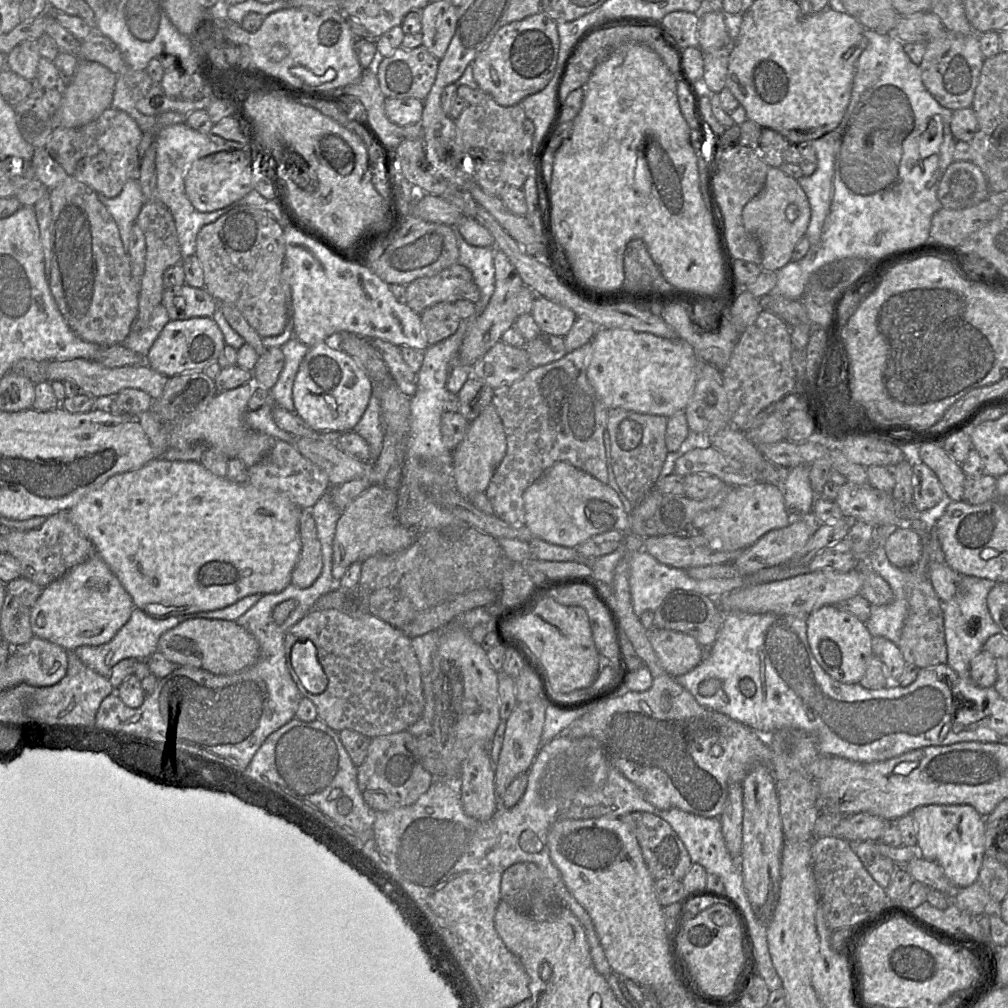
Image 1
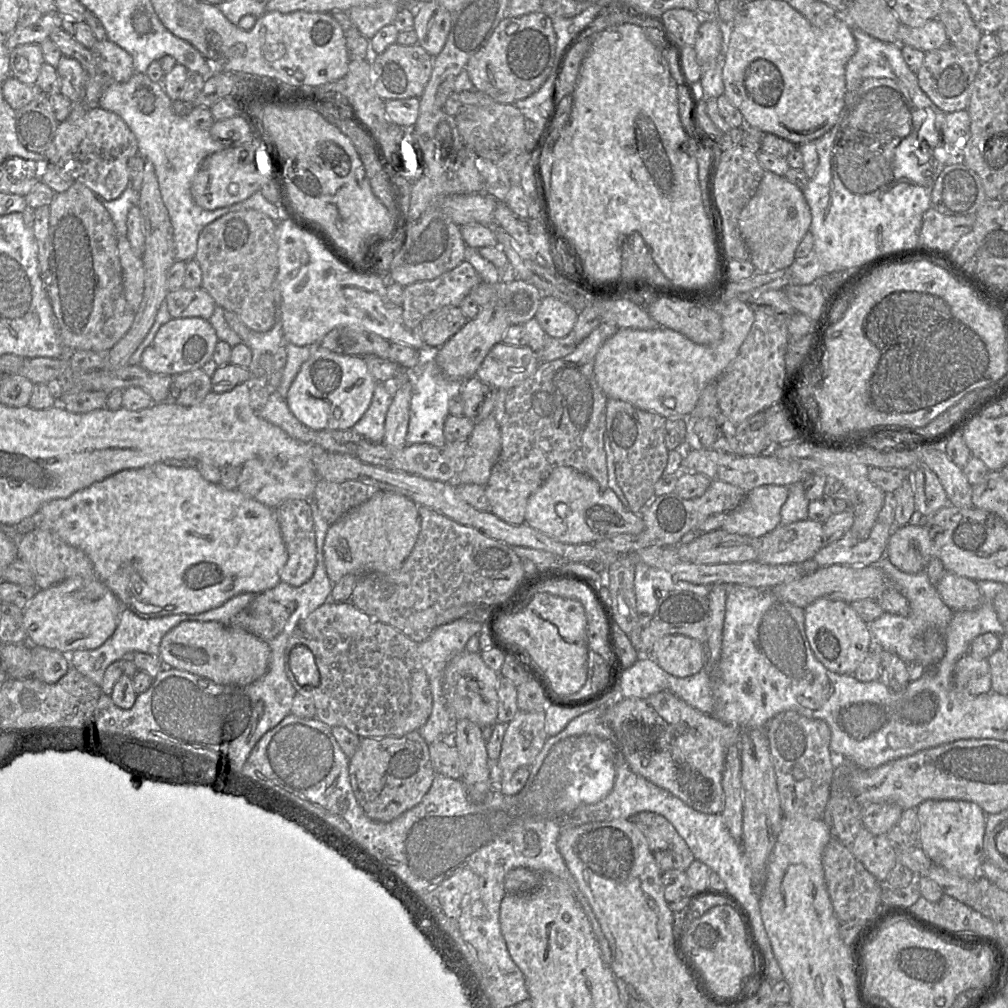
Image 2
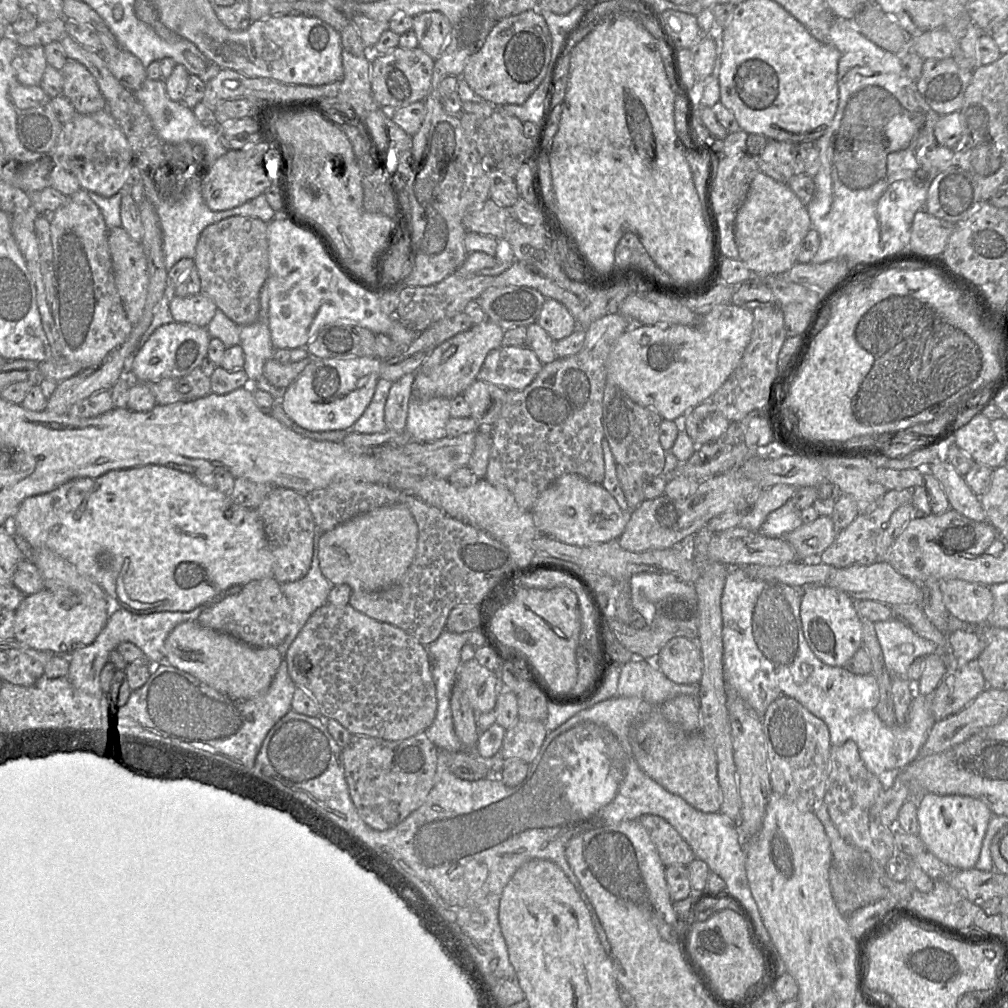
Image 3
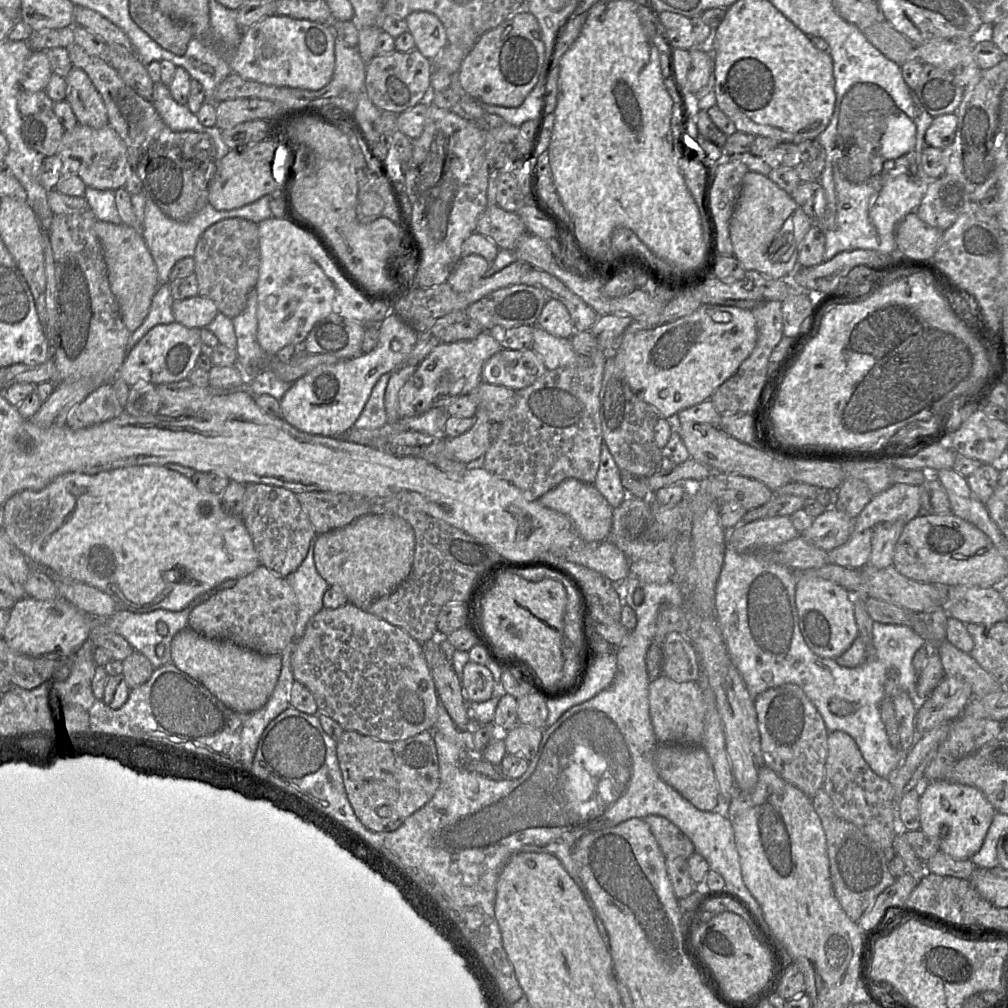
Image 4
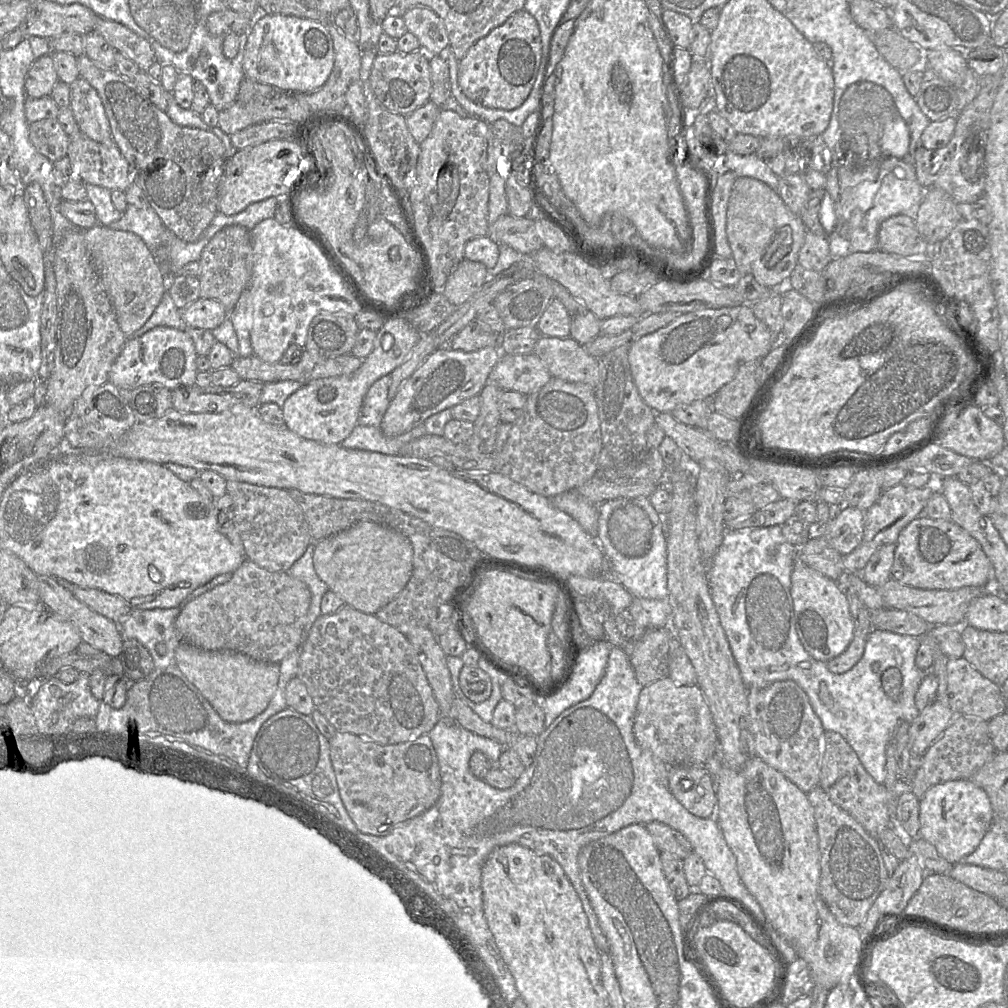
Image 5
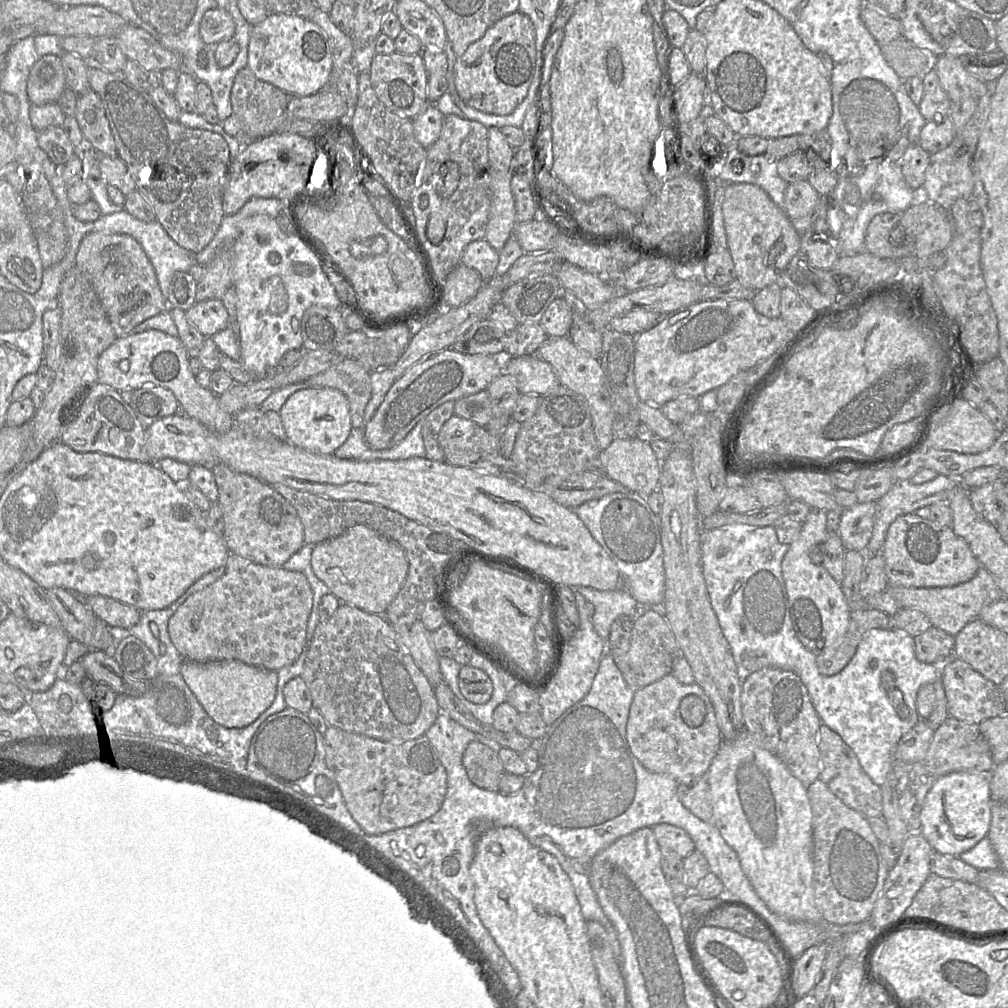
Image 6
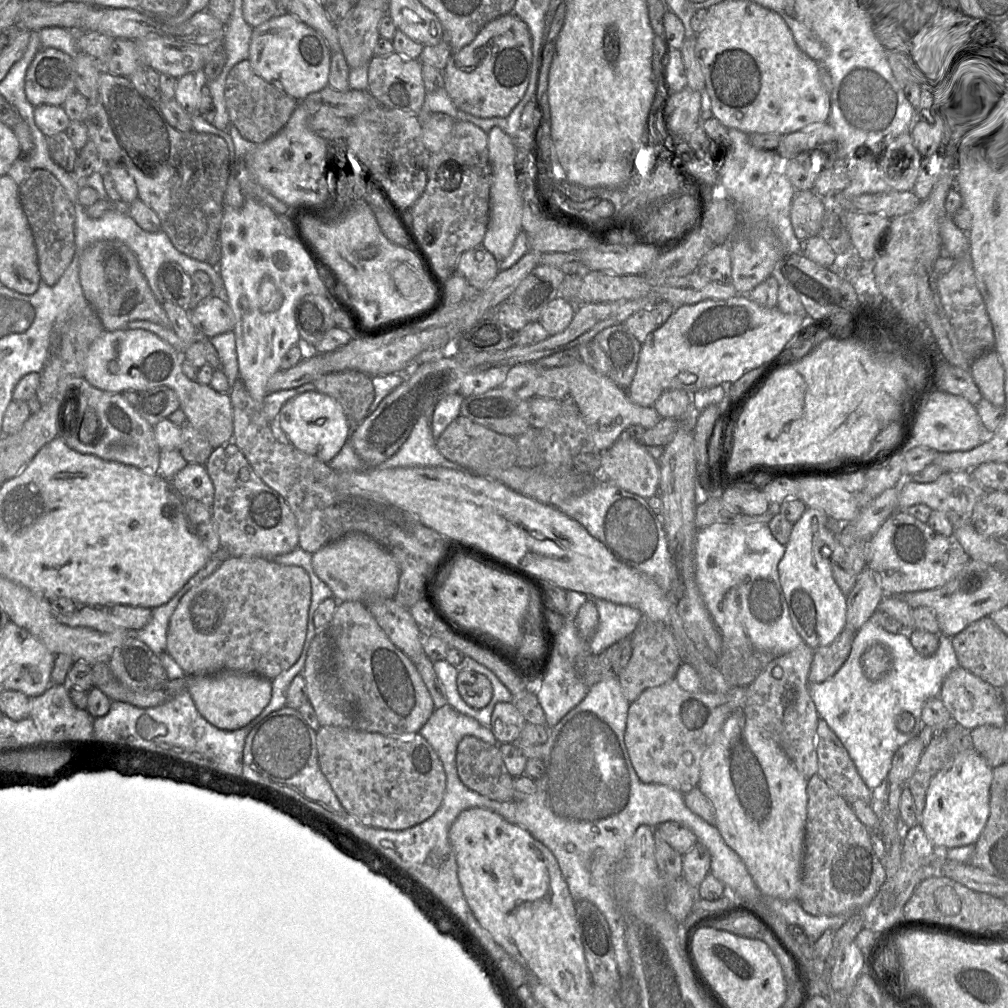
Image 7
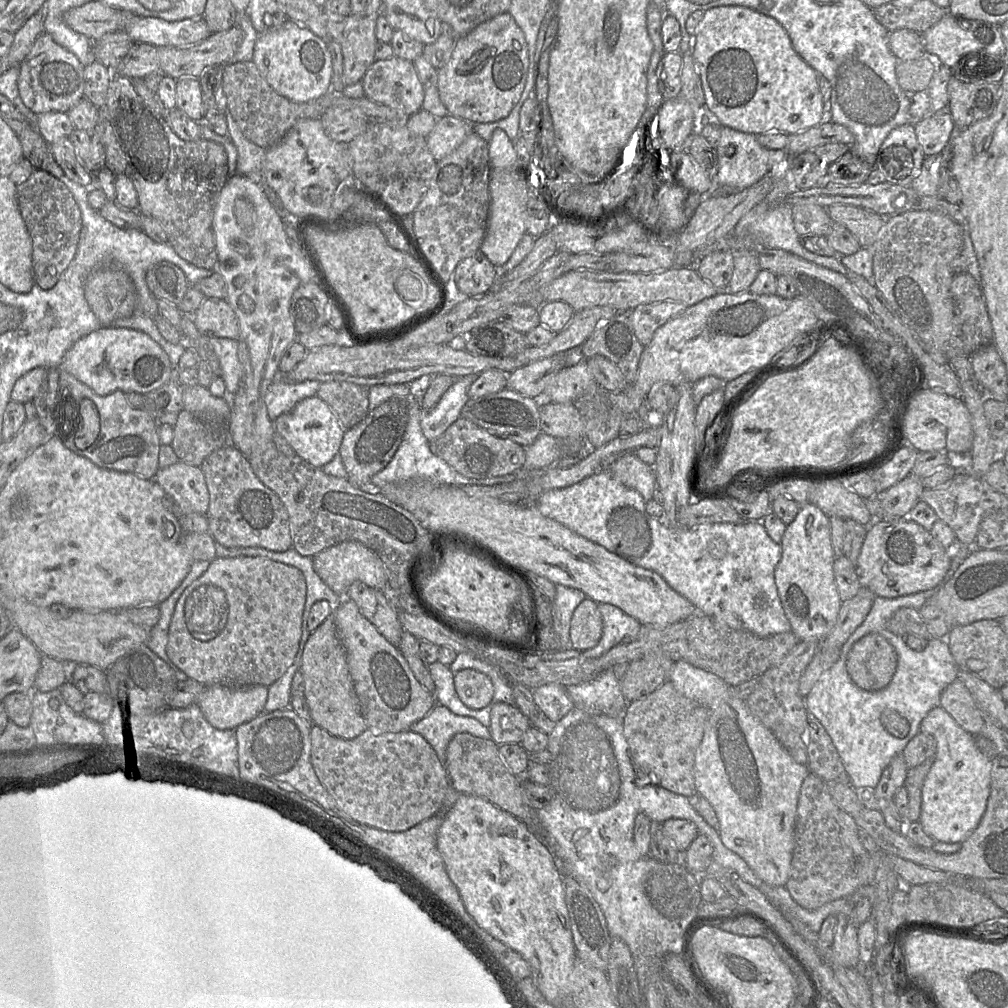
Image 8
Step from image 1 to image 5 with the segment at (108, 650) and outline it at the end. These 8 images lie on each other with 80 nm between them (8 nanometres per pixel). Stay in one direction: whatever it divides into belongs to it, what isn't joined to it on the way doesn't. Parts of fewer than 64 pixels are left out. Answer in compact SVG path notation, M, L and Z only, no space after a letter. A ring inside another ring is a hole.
M227 572L220 575L215 576L213 579L208 581L207 583L198 586L194 589L180 604L176 607L171 608L154 608L147 610L137 610L131 609L131 611L124 617L122 617L118 621L119 629L121 630L124 638L127 639L136 639L143 646L147 648L150 652L154 666L156 669L166 668L171 665L176 665L175 662L175 650L178 647L179 643L182 641L181 636L175 629L175 619L179 615L180 611L184 608L184 606L189 603L194 598L202 595L203 593L213 589L215 586L228 582L232 578L232 573ZM159 643L165 643L166 645L166 653L164 655L160 655L156 646ZM80 672L72 683L64 683L57 677L40 681L30 697L30 704L40 733L60 733L72 730L72 724L80 717L95 718L99 709L99 700L91 693L90 674Z

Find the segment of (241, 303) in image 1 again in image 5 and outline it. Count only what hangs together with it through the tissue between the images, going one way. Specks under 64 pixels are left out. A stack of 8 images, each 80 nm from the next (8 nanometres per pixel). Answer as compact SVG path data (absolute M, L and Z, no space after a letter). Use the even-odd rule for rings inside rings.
M228 226L217 232L204 247L199 260L200 298L219 301L227 312L237 304L247 288L253 268L250 231L243 226Z

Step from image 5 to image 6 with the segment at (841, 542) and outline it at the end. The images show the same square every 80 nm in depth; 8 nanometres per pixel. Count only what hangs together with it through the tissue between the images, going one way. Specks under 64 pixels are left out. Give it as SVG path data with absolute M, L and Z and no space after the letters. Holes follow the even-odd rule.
M876 502L856 503L840 516L838 534L846 550L865 551L873 530Z

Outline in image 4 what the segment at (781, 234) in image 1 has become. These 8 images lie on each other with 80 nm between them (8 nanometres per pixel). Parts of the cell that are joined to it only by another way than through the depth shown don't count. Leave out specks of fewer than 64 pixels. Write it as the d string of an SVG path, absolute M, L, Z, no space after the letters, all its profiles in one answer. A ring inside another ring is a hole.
M748 171L742 180L741 191L730 221L730 238L734 257L746 271L757 271L774 279L789 279L798 267L799 248L813 225L790 194L779 188L767 175Z

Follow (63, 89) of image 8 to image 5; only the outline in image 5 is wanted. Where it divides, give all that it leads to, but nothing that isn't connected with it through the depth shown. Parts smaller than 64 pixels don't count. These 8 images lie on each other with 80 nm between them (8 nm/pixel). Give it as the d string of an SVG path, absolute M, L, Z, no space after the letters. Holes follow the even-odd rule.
M51 55L36 58L25 79L27 97L40 98L50 96L58 80L59 77Z

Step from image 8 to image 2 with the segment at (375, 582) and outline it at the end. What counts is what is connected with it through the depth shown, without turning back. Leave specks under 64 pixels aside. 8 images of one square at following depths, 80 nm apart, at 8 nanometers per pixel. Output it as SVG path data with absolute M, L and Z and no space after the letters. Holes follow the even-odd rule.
M379 490L369 500L330 525L323 545L329 579L336 583L346 574L361 576L399 569L416 543L421 530L420 524L416 503L395 492Z

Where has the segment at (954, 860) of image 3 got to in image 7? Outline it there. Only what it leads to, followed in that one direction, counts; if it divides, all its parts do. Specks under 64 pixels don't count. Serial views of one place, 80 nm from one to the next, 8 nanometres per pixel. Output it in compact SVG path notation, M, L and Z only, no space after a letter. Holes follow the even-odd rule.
M974 748L954 752L931 779L921 816L921 827L938 849L975 844L989 817L992 768Z

